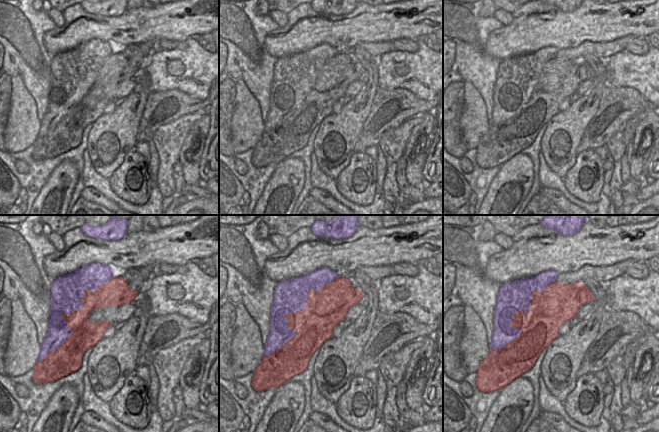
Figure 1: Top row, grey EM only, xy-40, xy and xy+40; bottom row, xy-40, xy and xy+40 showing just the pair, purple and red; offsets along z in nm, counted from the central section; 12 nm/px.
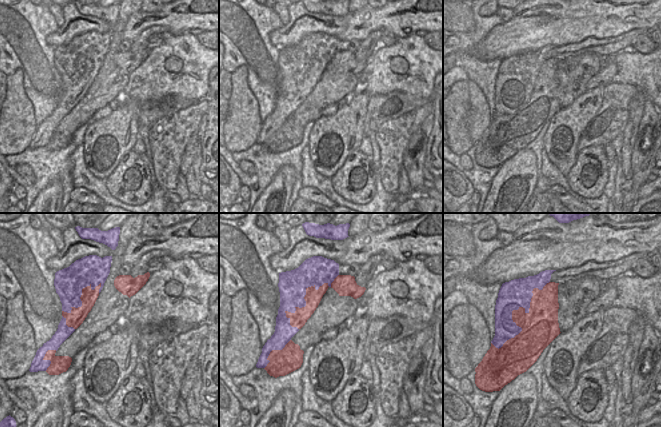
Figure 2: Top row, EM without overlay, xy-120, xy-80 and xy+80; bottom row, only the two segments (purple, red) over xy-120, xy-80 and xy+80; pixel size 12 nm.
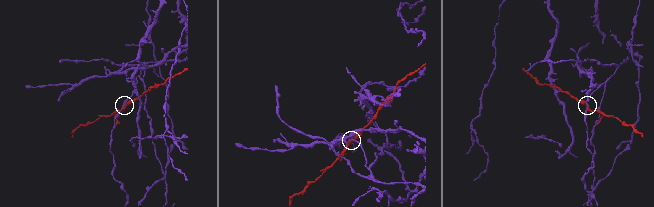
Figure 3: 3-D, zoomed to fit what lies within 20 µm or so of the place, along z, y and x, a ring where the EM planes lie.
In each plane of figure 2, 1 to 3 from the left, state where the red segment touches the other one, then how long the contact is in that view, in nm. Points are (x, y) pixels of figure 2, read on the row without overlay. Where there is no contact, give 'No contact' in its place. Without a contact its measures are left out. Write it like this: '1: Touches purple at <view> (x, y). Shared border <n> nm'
1: Touches purple at xy-120 (79, 74). Shared border 600 nm
2: Touches purple at xy-80 (303, 74). Shared border 850 nm
3: Touches purple at xy+80 (517, 85). Shared border 1050 nm.

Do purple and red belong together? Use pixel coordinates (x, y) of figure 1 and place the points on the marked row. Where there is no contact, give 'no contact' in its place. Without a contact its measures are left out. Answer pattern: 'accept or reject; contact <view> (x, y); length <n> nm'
reject; contact xy-40 (66, 313); length 1350 nm

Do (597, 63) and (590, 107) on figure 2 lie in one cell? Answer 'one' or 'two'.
two

